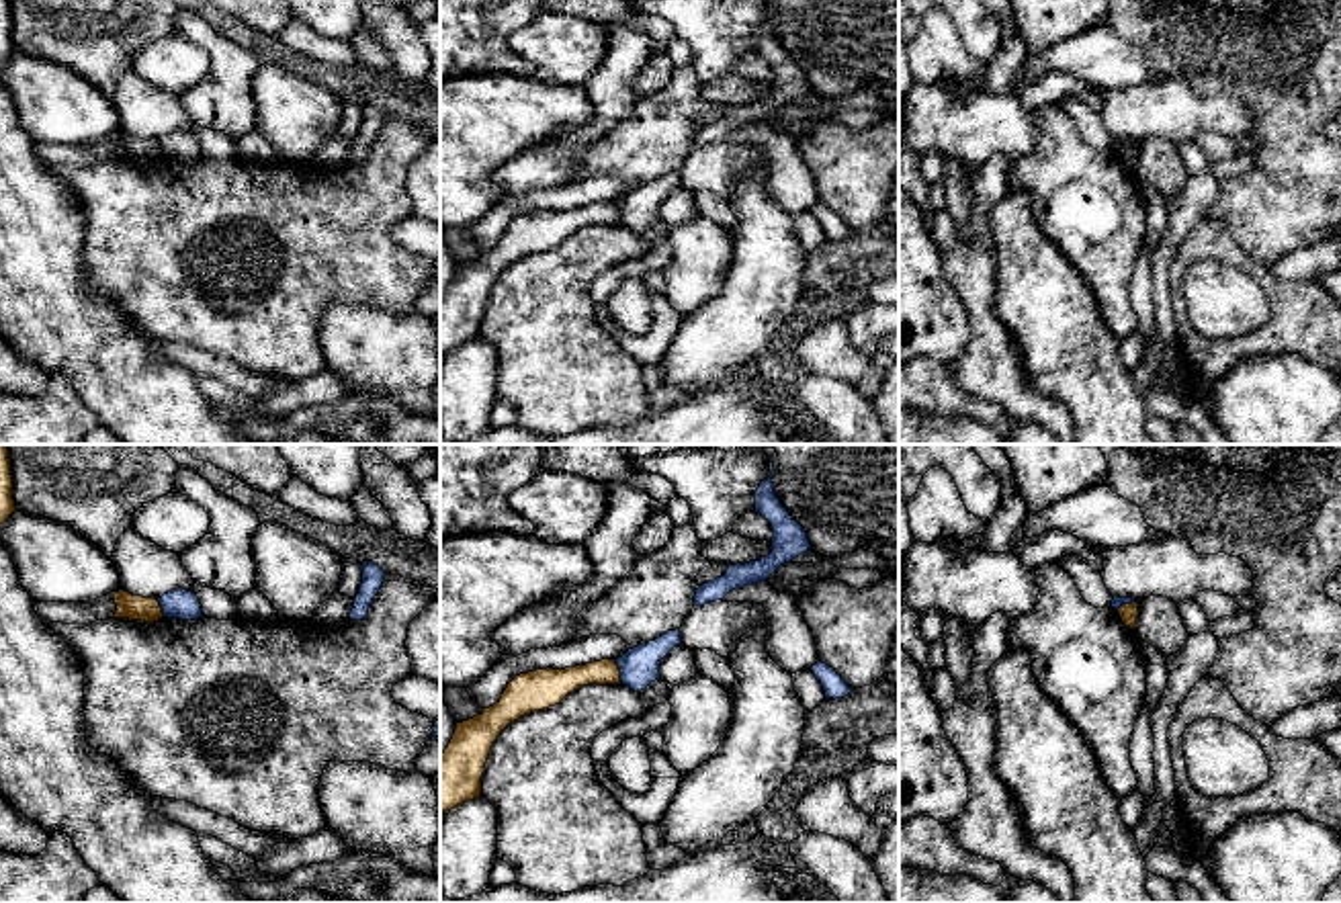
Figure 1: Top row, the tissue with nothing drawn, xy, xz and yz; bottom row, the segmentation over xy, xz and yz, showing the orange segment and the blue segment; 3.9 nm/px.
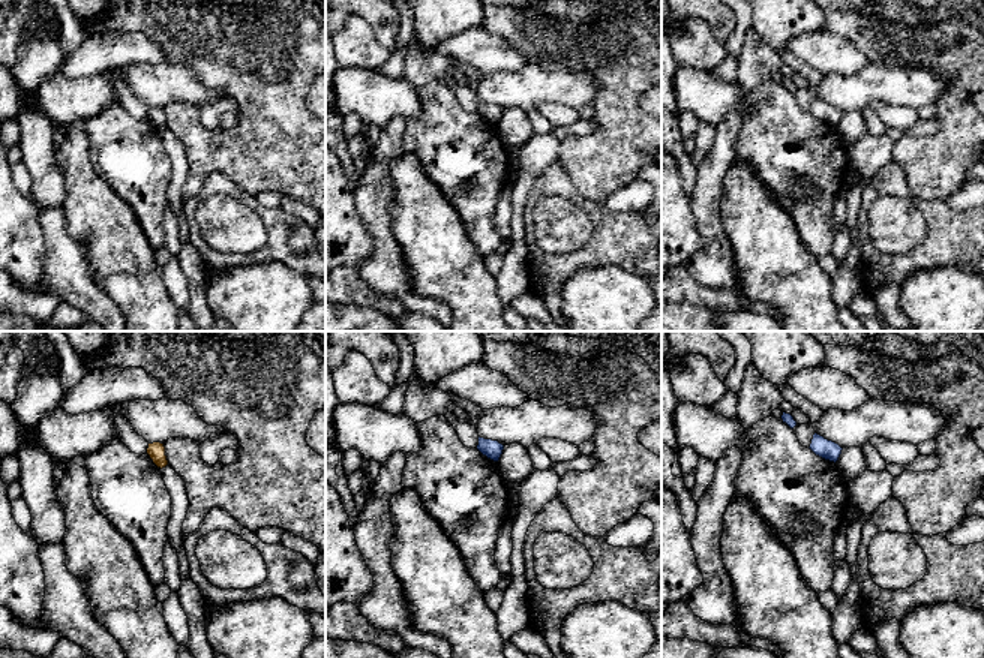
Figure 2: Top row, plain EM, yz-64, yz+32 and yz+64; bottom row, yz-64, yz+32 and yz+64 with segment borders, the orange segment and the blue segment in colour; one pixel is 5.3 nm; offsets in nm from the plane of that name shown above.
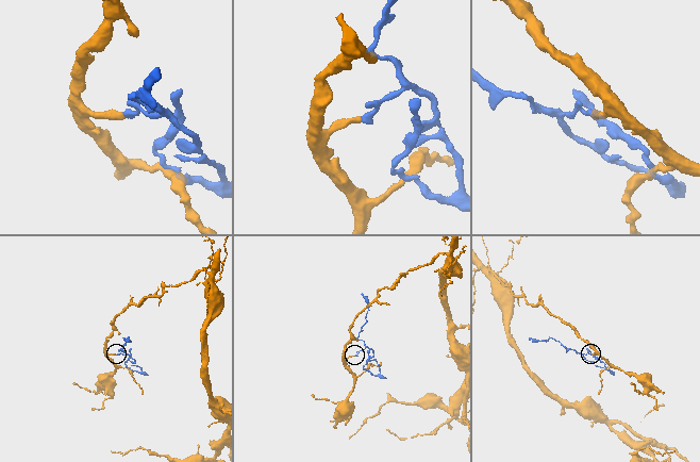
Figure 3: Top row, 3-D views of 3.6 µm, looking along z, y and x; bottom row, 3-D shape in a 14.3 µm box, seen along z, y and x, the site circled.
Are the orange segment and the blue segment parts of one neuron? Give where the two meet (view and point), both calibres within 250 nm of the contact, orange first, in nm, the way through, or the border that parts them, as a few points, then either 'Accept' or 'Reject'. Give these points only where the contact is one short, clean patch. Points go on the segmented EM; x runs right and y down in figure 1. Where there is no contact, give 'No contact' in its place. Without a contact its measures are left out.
Touches orange at xz (619, 672). Thickness 110 nm (orange) against 160 nm. Reject

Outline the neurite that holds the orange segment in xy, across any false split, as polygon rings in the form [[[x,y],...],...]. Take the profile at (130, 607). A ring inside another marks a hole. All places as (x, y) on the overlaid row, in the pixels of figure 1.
[[[125,590],[115,594],[117,612],[115,618],[154,622],[164,616],[162,606],[154,598],[133,596]]]

